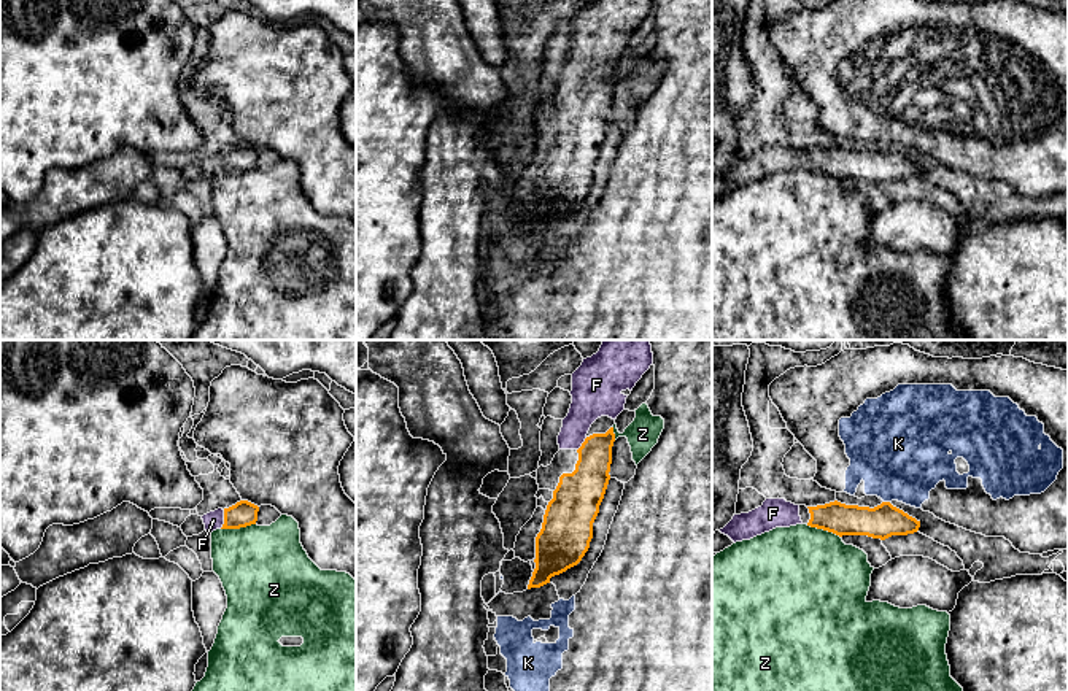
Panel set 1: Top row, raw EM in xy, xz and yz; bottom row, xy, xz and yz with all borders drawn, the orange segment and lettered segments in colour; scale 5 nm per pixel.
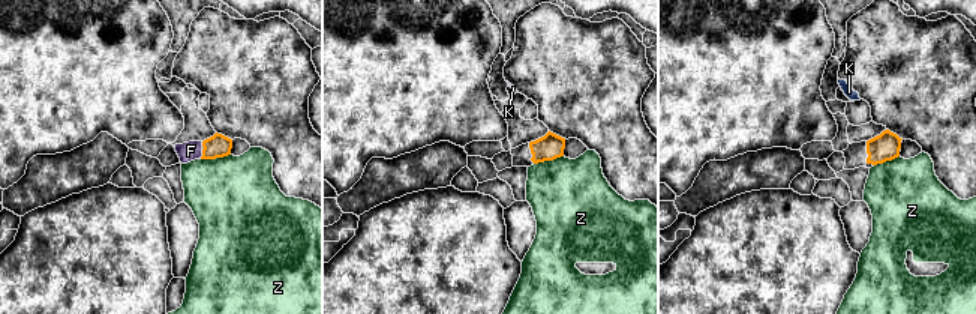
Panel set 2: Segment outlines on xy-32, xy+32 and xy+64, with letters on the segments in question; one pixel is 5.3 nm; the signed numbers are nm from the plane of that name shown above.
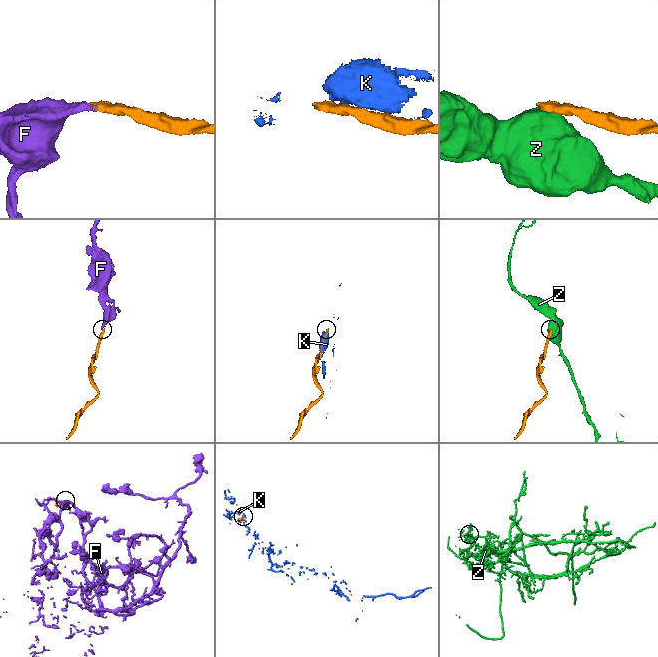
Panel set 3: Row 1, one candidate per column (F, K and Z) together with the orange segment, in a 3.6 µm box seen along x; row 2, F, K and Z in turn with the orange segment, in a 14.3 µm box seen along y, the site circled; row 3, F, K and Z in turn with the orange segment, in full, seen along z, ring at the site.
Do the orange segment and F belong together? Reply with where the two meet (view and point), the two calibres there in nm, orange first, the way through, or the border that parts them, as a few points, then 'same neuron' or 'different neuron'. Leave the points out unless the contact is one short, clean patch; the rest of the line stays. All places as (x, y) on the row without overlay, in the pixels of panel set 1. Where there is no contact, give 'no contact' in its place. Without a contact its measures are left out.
xy (224, 164) | 130/90 nm | across xy (243, 158), (224, 164), (213, 164) | same neuron

